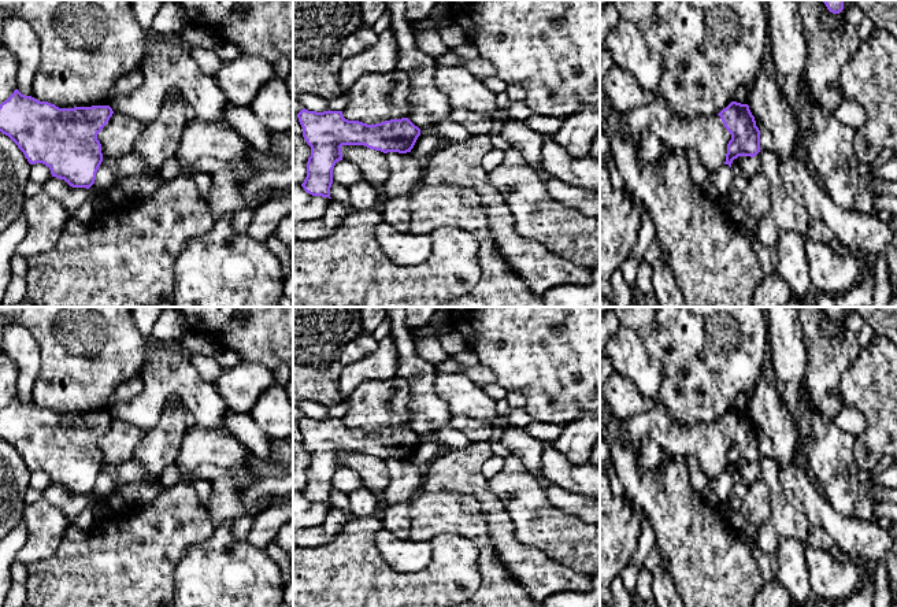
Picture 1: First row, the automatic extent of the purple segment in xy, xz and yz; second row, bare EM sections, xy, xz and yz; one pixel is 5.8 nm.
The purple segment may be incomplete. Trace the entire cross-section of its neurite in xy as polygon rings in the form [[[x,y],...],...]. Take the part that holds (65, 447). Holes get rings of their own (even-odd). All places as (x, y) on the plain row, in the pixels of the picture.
[[[15,396],[0,411],[0,438],[18,452],[30,471],[42,470],[51,477],[52,484],[64,486],[73,495],[89,496],[103,469],[97,441],[112,421],[110,412],[59,415]]]

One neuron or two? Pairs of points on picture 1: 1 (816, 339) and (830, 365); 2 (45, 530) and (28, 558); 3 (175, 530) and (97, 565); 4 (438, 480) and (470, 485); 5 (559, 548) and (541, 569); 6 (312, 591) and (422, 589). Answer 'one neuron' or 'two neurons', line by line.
1: one neuron
2: one neuron
3: one neuron
4: one neuron
5: two neurons
6: one neuron

